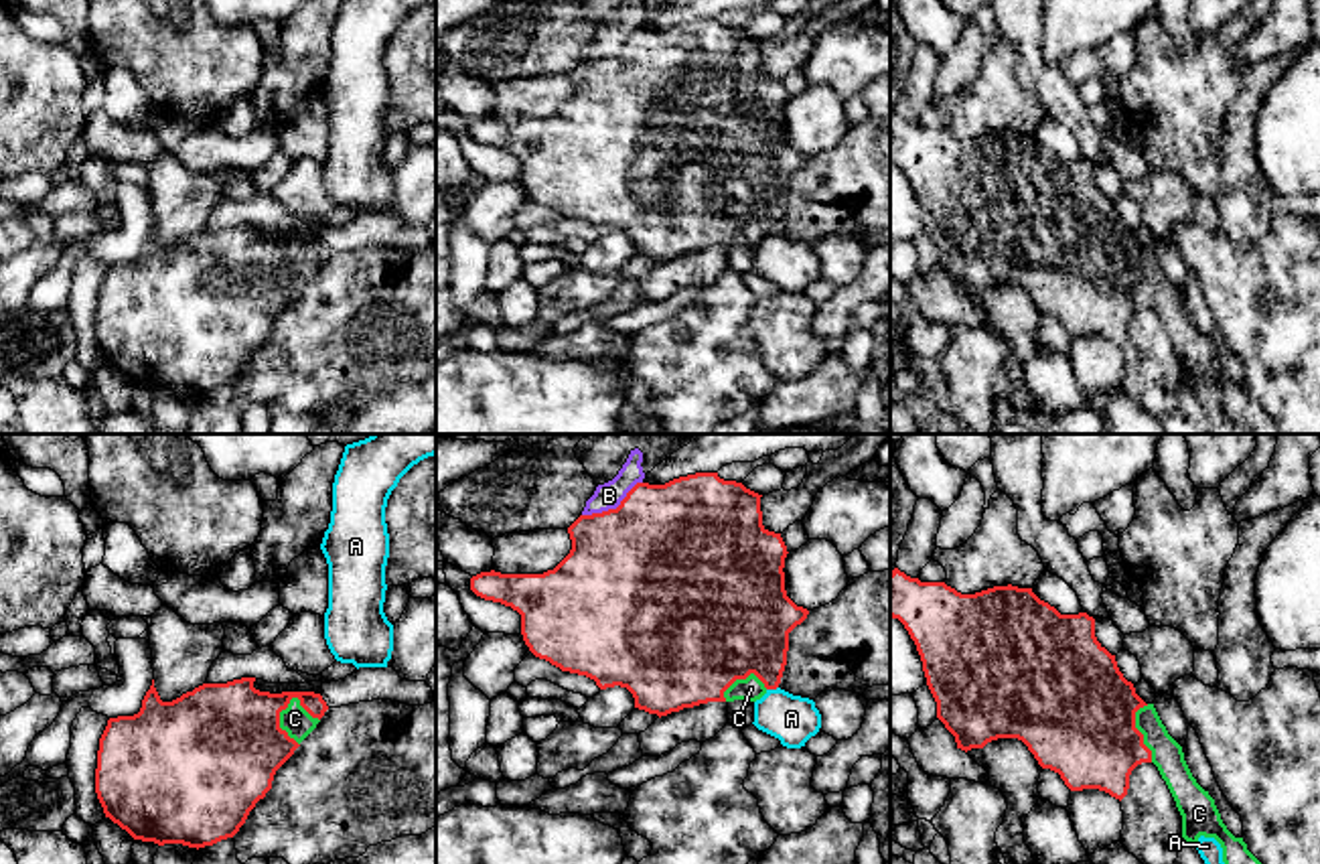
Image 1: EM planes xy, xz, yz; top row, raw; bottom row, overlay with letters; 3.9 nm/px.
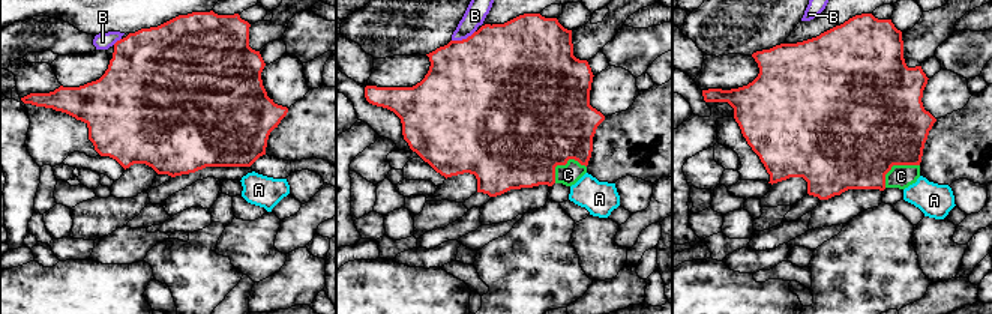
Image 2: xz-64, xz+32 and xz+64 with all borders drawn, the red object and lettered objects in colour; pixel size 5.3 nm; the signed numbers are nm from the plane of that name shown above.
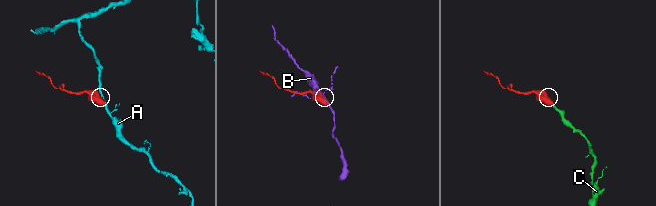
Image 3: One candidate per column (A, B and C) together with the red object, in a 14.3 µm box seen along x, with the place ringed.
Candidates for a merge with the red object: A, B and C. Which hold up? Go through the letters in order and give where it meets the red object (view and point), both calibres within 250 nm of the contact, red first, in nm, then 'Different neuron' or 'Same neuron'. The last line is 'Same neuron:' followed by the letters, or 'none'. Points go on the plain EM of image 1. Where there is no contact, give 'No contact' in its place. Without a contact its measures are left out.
A: Touches red at xz (771, 234). Thickness 340 nm (red) against 190 nm. Different neuron
B: Touches red at xz (613, 55). Thickness 500 nm (red) against 110 nm. Different neuron
C: Touches red at xy (278, 266). Thickness 480 nm (red) against 110 nm. Same neuron
Same neuron: C

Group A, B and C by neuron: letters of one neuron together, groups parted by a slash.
A / B / C

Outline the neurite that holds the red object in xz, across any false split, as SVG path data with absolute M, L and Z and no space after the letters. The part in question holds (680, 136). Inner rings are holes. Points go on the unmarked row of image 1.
M695 18L665 30L637 28L616 55L580 61L568 73L572 95L554 116L543 120L481 118L470 124L470 136L485 146L501 148L521 160L521 181L535 203L549 207L562 217L586 221L600 235L614 231L627 233L635 243L635 254L657 260L659 264L708 247L756 247L768 235L779 233L787 211L789 178L809 160L807 154L797 152L787 142L783 114L789 97L781 79L768 77L762 71L760 43L742 28L720 24L718 18Z

